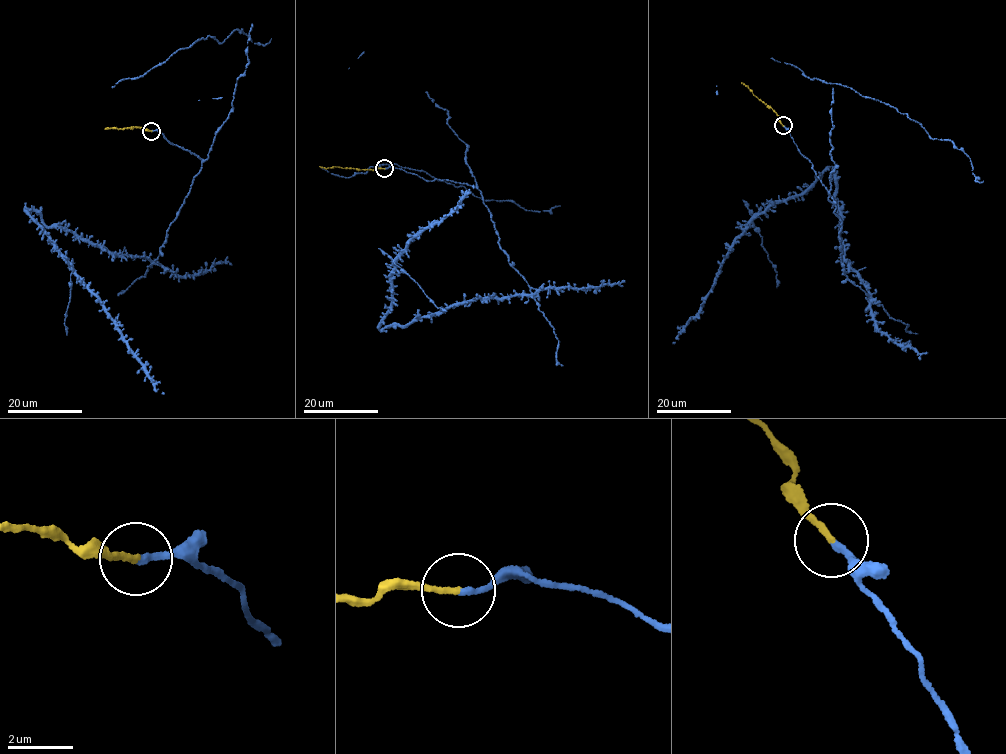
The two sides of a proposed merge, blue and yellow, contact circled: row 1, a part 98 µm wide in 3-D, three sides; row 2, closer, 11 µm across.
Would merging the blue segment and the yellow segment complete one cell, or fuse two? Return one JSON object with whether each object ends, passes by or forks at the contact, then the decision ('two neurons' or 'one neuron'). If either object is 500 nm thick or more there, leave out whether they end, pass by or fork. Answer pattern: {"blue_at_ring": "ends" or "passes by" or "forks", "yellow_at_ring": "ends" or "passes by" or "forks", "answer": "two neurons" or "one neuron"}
{"blue_at_ring": "ends", "yellow_at_ring": "ends", "answer": "one neuron"}

